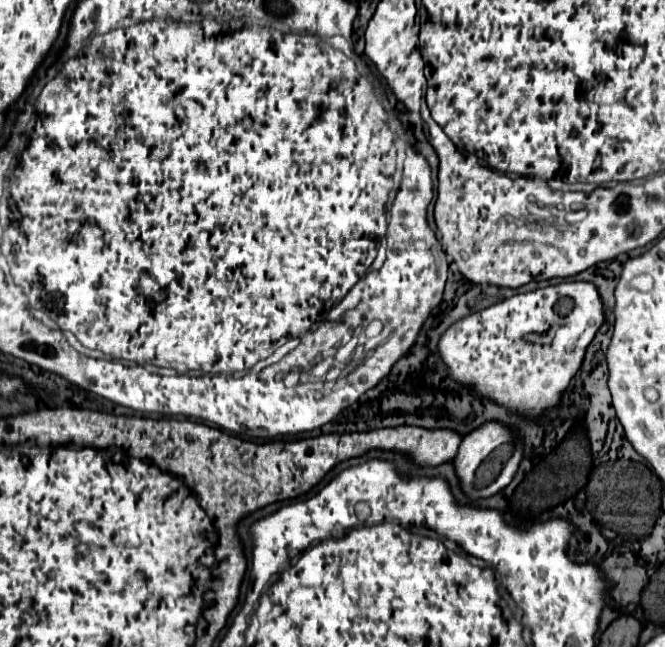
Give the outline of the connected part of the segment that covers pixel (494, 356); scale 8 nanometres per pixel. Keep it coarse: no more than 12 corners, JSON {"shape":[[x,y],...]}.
{"shape":[[564,281],[456,321],[450,377],[514,411],[558,405],[604,323]]}

